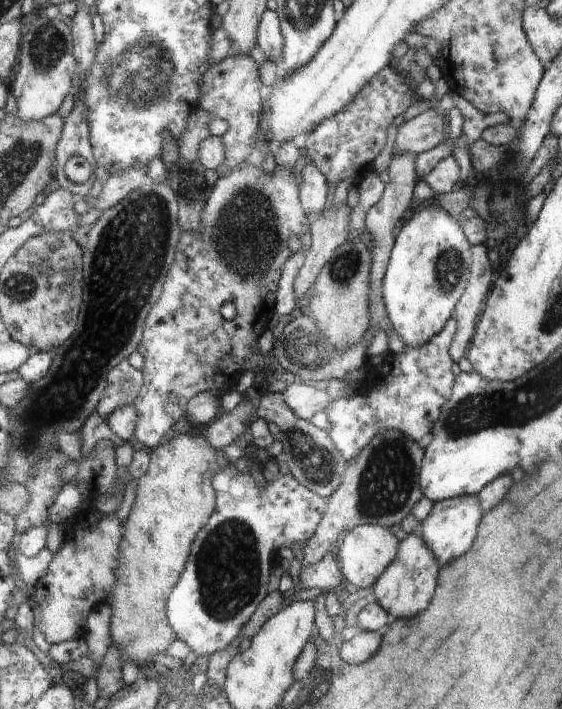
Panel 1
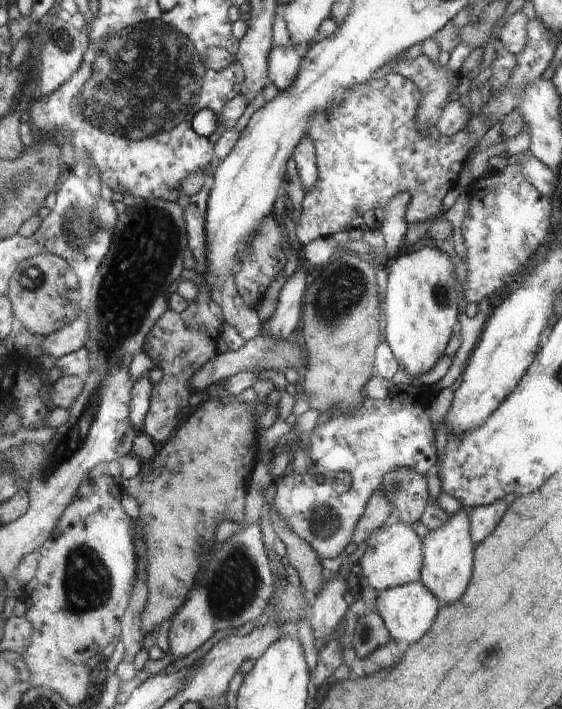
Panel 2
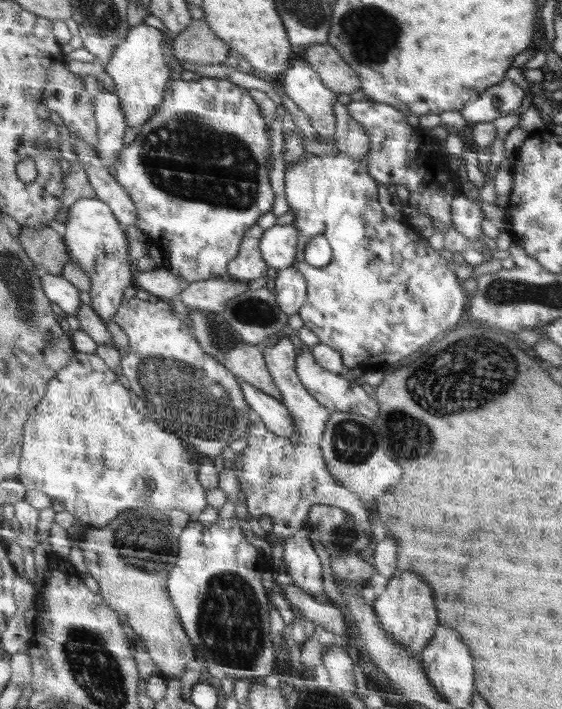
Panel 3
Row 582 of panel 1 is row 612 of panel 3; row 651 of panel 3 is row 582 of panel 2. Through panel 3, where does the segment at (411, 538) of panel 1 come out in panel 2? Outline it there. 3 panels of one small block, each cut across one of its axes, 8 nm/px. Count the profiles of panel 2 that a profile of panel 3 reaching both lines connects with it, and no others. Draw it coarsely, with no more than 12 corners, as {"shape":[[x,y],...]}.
{"shape":[[421,580],[377,591],[394,640],[430,630],[440,603]]}

